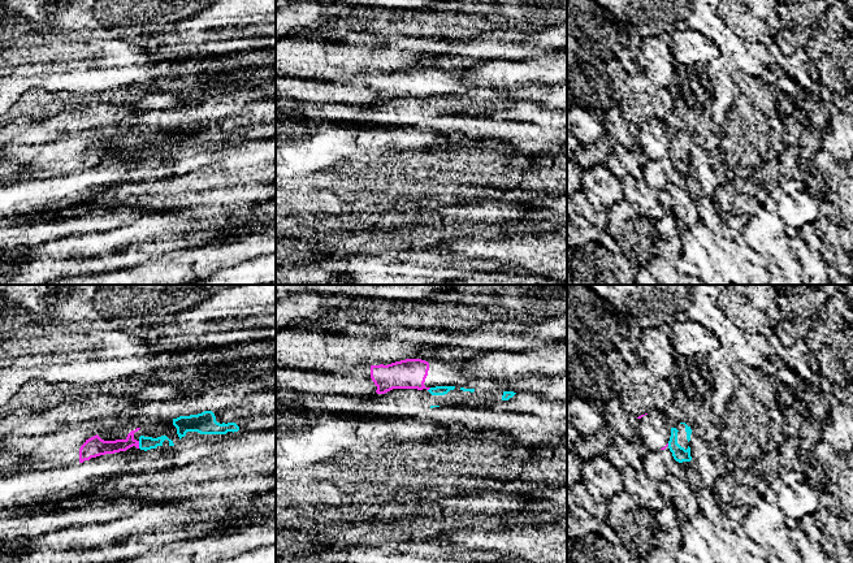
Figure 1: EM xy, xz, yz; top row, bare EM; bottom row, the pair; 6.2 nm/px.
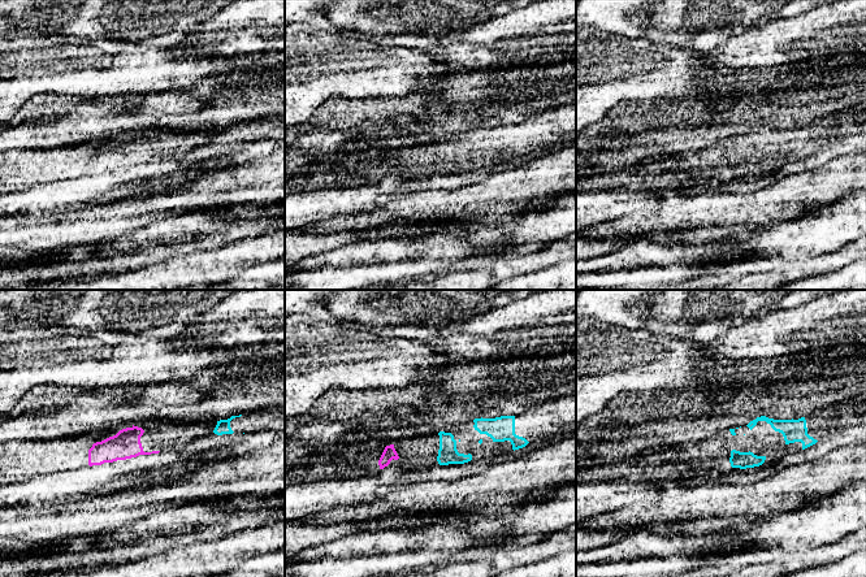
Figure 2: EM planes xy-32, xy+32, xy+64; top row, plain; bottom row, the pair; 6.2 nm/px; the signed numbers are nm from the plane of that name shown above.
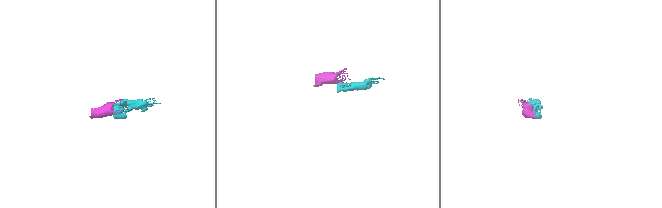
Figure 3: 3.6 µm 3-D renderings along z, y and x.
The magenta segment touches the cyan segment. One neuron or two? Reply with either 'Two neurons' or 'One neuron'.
Two neurons

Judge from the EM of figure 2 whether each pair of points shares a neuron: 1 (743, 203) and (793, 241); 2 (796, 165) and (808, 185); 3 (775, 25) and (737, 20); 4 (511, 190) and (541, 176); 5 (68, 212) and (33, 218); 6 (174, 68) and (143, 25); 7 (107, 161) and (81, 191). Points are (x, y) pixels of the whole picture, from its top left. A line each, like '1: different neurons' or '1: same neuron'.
1: different neurons
2: different neurons
3: different neurons
4: same neuron
5: same neuron
6: different neurons
7: different neurons

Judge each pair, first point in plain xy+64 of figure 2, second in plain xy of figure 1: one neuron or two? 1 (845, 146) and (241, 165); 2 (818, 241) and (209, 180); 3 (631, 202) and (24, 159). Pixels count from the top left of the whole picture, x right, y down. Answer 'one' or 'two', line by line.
1: two
2: two
3: two

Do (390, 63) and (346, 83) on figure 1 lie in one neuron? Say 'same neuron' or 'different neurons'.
different neurons

